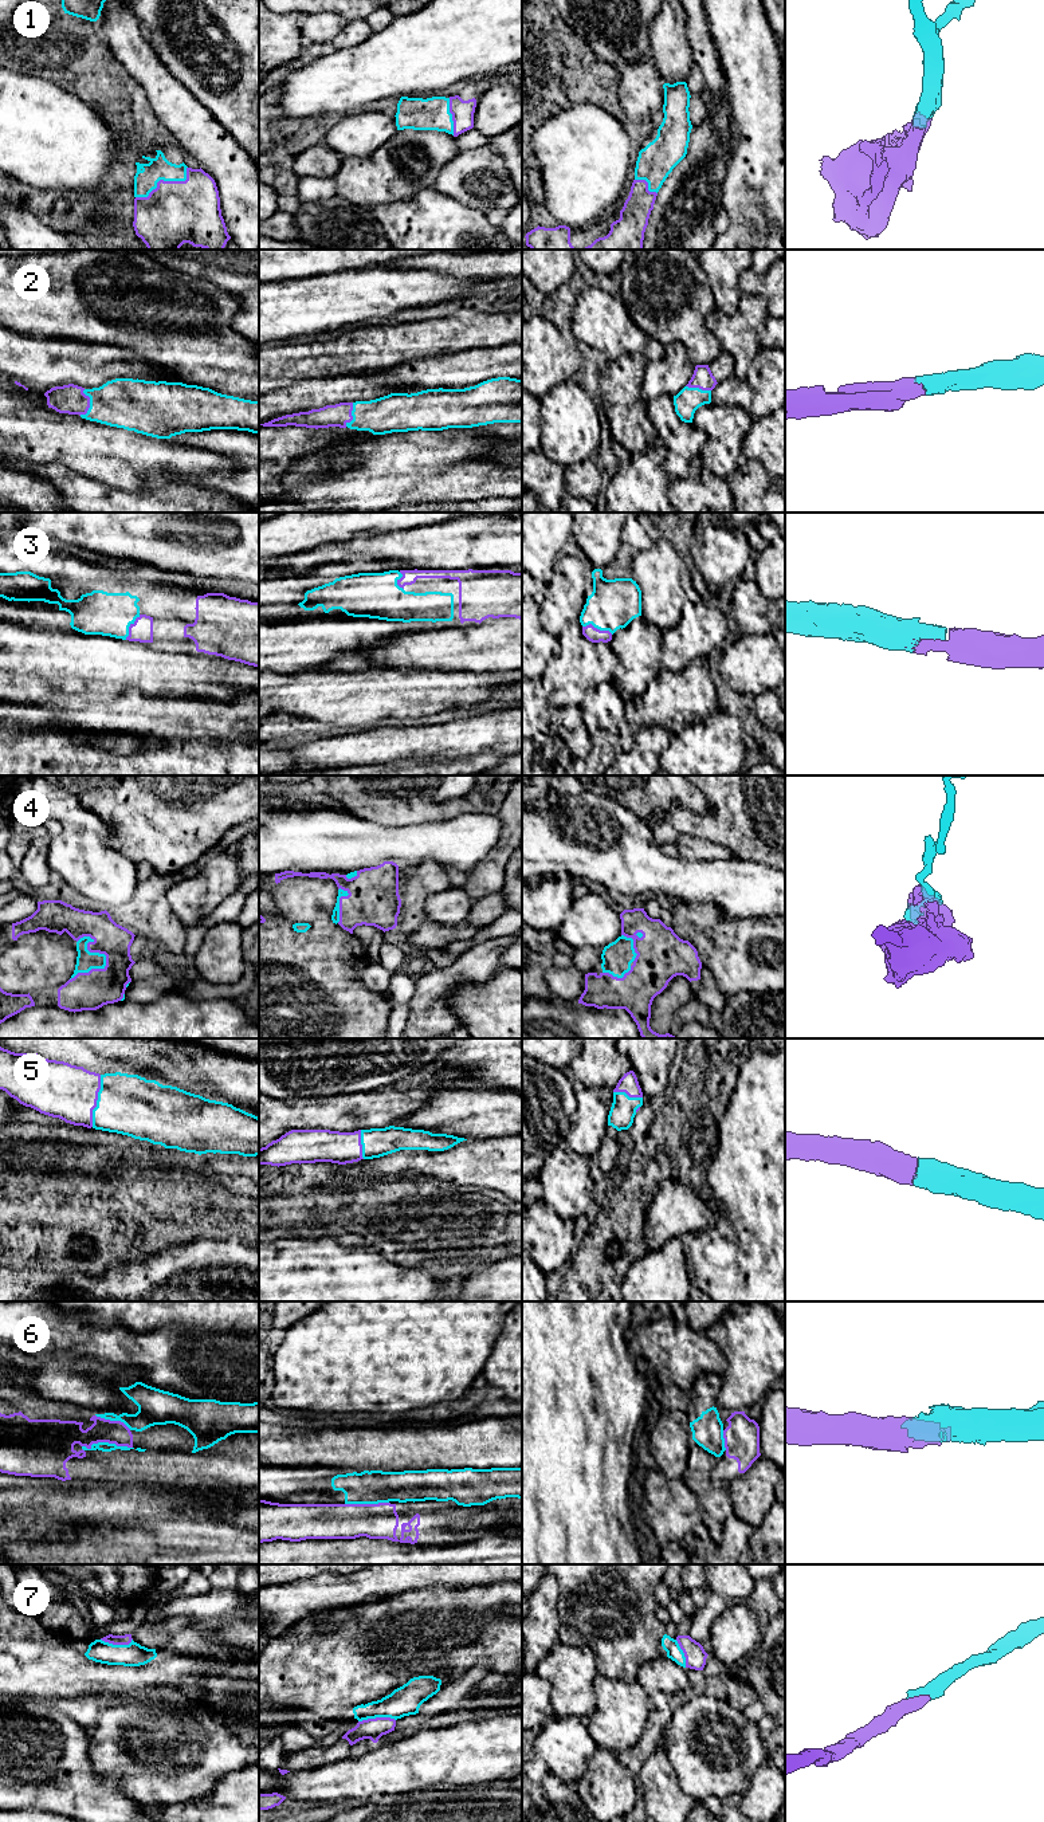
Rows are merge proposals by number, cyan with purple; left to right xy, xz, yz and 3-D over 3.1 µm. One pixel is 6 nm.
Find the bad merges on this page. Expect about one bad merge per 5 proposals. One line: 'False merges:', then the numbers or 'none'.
False merges: 6

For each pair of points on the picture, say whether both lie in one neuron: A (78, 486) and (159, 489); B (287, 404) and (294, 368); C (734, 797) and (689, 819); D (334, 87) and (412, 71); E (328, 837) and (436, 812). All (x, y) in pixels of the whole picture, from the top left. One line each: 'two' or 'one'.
A: one
B: two
C: one
D: one
E: two

